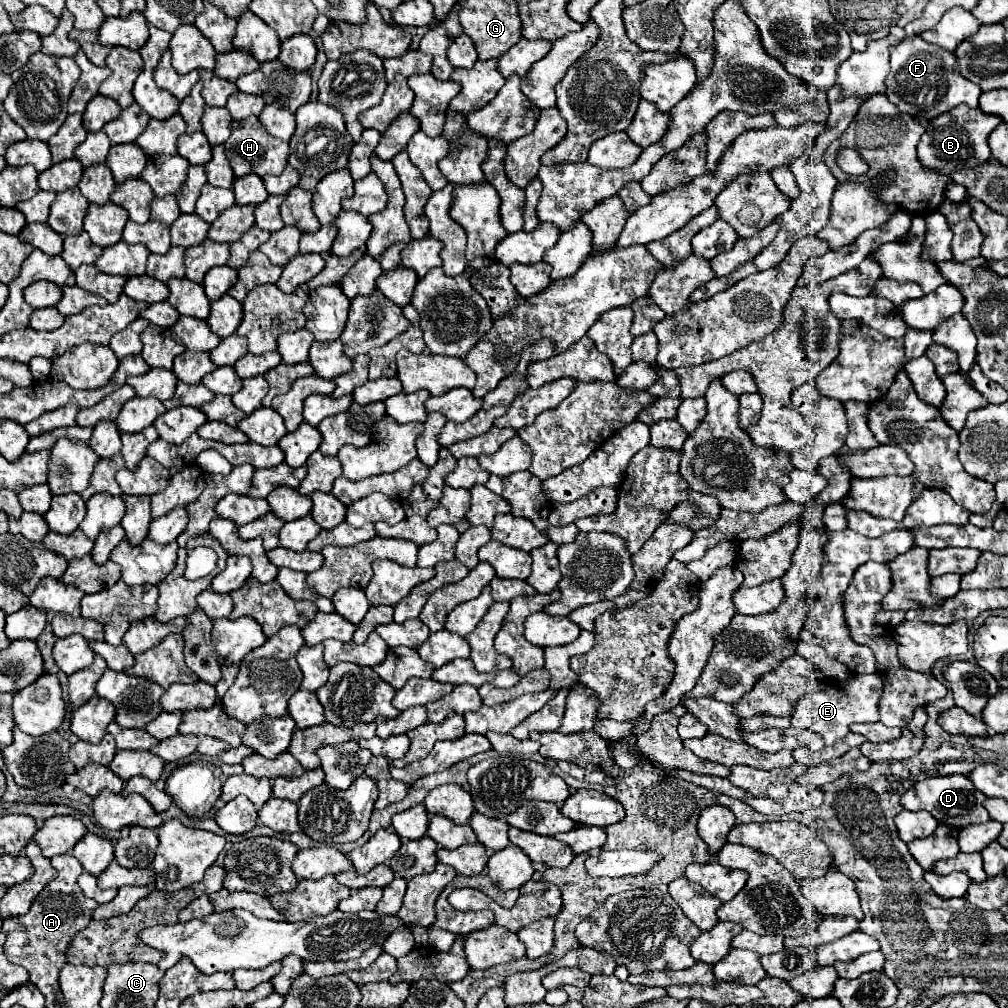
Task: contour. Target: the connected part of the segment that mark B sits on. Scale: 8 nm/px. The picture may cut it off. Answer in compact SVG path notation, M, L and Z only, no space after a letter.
M959 105L947 113L931 119L931 123L927 125L927 131L923 133L923 137L917 145L919 161L923 163L923 167L939 171L941 175L947 175L947 177L963 167L979 167L979 165L983 165L983 161L989 161L987 137L999 123L1001 123L1001 119L995 115L987 115L979 109Z

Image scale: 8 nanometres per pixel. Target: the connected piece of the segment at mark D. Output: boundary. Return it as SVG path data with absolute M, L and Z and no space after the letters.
M947 775L947 777L933 777L915 783L907 793L901 795L901 805L911 811L929 811L939 823L949 825L949 827L967 827L975 823L987 823L989 815L987 809L983 807L985 795L973 787L969 777L965 775Z

